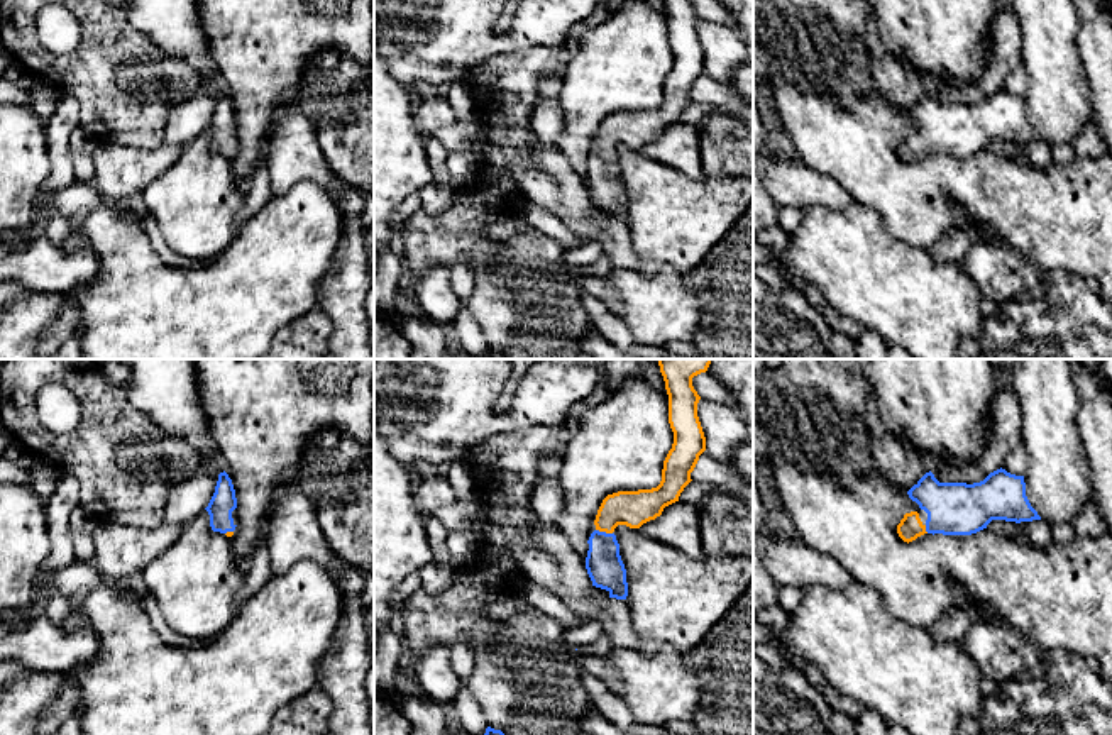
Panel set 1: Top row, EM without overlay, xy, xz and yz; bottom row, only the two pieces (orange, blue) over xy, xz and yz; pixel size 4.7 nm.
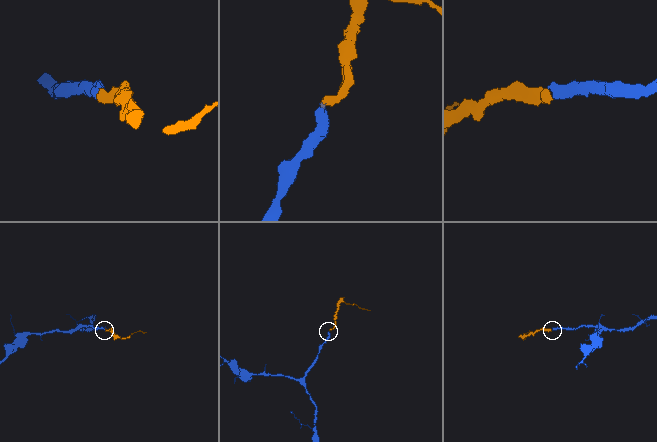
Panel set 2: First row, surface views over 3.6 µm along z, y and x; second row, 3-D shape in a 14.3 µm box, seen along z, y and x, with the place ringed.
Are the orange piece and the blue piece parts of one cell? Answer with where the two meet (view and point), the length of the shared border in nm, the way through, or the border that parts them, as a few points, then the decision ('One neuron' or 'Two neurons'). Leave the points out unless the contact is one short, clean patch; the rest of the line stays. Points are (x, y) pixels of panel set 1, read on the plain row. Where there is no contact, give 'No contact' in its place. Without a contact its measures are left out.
Touches orange at xz (605, 151). Shared border 80 nm. Path across: xz (633, 129), (625, 129), (605, 151), (603, 183). One neuron

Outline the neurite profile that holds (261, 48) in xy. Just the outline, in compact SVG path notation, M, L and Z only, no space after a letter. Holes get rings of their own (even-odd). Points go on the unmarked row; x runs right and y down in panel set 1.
M198 0L198 3L210 54L235 110L239 142L230 158L235 185L247 190L252 173L264 163L264 142L274 110L284 103L298 103L303 71L317 52L337 49L366 69L372 66L374 0Z

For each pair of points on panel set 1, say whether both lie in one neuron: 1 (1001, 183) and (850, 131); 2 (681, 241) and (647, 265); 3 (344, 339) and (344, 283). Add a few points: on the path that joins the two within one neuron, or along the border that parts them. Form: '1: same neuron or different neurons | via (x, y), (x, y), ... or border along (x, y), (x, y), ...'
1: same neuron | via (963, 183), (902, 183), (887, 168)
2: same neuron | via (672, 241), (655, 256)
3: same neuron | via (344, 326), (344, 297)

